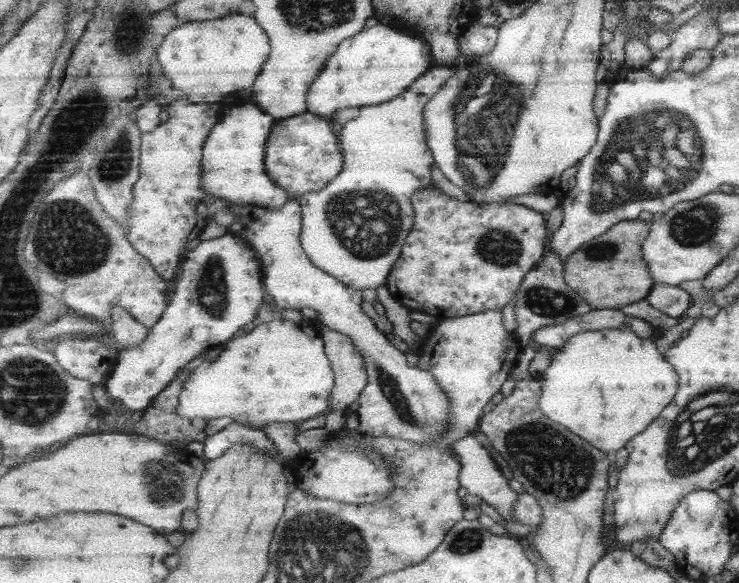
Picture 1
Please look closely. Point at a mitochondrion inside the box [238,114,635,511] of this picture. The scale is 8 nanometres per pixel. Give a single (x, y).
(552, 465)

